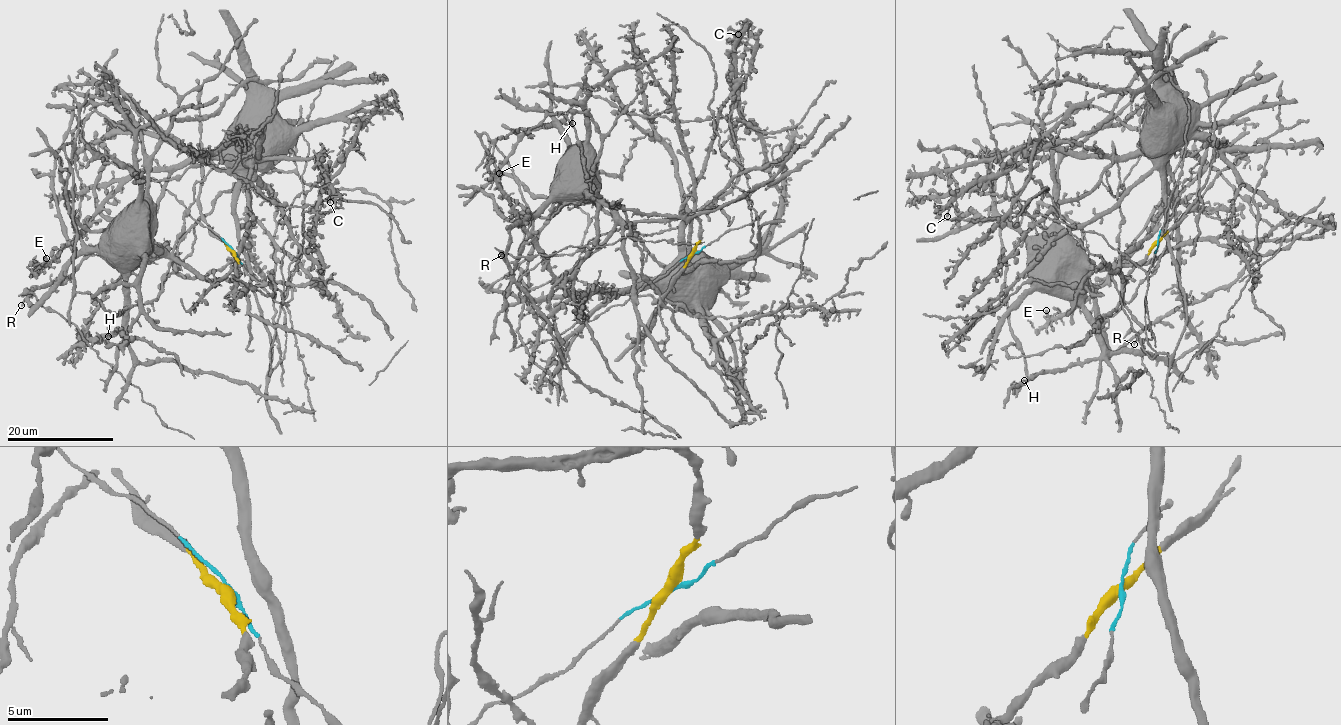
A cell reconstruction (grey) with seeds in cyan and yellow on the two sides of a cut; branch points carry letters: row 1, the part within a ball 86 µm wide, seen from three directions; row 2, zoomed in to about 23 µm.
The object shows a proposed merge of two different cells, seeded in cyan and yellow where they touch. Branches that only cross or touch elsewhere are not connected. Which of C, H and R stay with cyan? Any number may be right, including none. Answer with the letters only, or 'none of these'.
C

